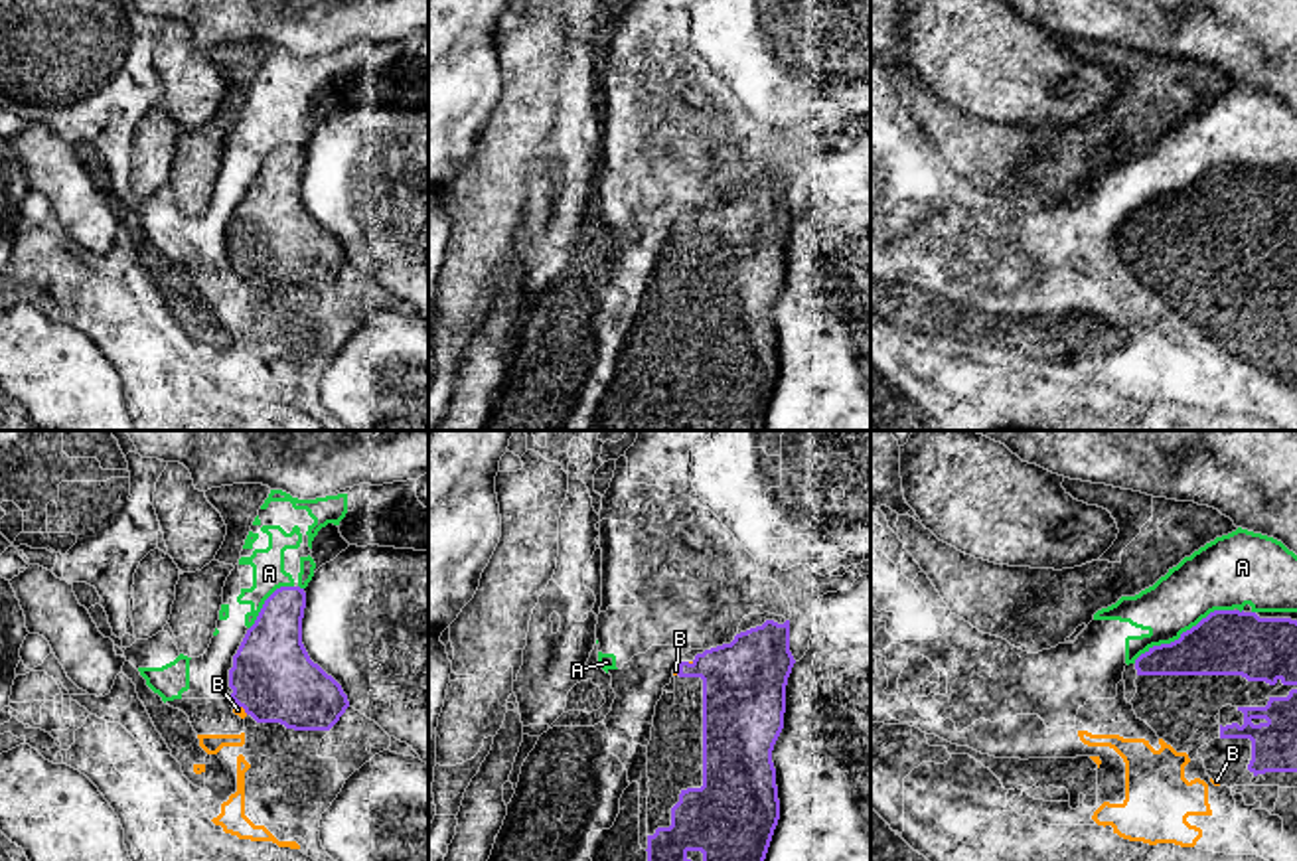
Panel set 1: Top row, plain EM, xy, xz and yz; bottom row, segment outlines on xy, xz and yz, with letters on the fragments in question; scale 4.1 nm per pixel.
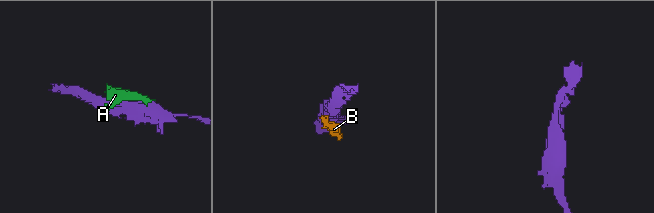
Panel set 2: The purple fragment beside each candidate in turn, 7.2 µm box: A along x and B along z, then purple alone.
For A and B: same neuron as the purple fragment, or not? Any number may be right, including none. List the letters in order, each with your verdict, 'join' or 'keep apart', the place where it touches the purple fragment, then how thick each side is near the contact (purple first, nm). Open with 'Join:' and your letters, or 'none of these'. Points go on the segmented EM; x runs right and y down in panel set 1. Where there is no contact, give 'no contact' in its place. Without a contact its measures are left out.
Join: none of these
A: keep apart | yz (1183, 632) | 280/260 nm
B: keep apart | xy (239, 705) | 340/40 nm

